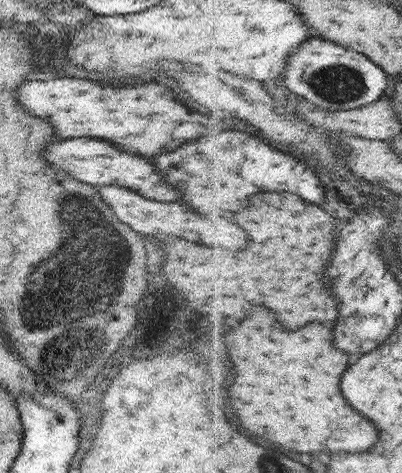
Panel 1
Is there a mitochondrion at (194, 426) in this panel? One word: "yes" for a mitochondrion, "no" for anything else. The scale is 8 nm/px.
no

